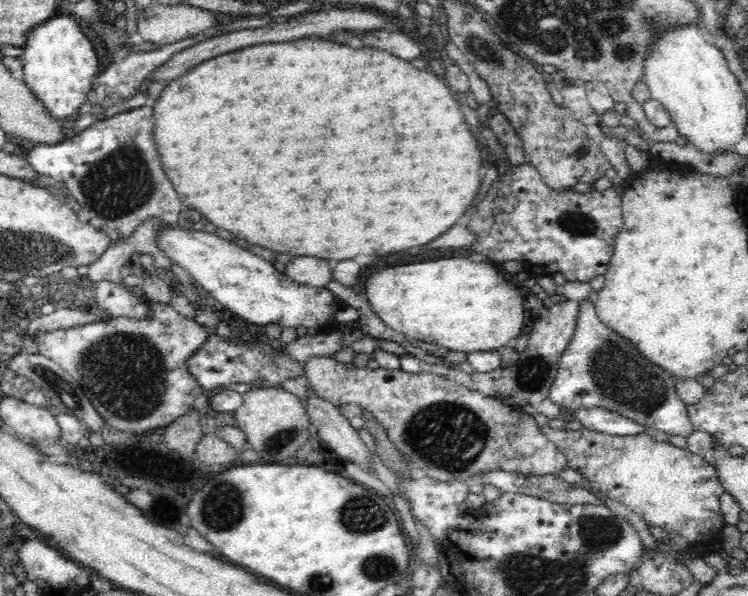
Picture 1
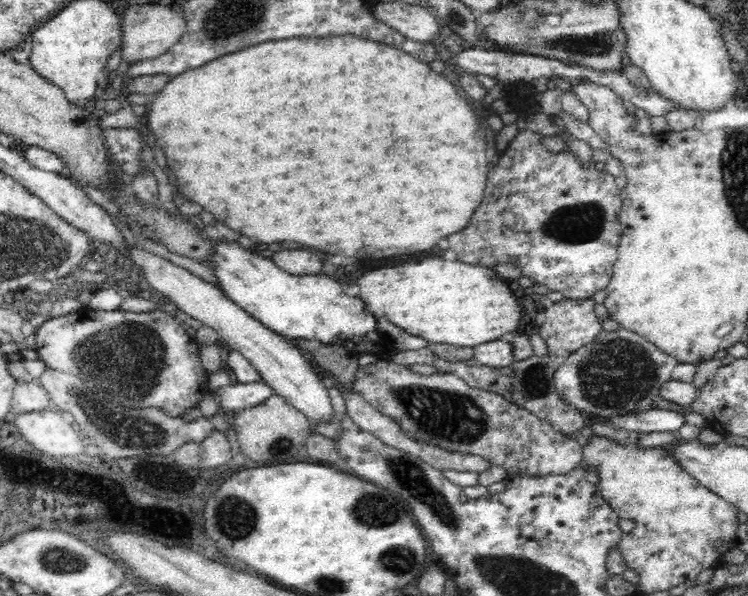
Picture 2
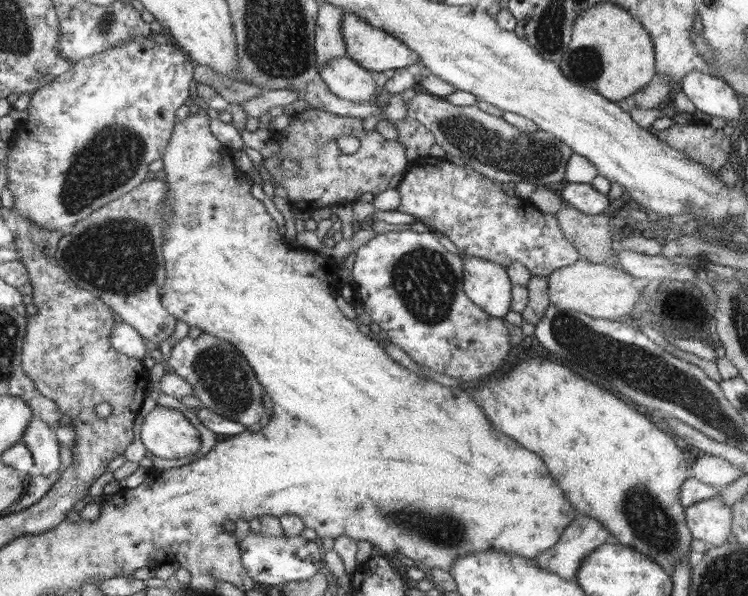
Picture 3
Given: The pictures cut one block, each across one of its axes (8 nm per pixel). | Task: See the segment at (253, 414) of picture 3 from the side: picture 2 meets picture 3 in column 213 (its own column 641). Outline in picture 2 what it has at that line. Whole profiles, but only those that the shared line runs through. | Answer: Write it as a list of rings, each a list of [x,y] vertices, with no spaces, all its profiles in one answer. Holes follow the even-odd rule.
[[[618,327],[614,331],[602,332],[588,344],[566,357],[564,363],[556,370],[554,383],[564,402],[579,411],[592,412],[598,416],[615,417],[651,409],[660,400],[659,388],[671,380],[671,373],[679,364],[675,356],[662,352],[652,341],[631,330]]]

